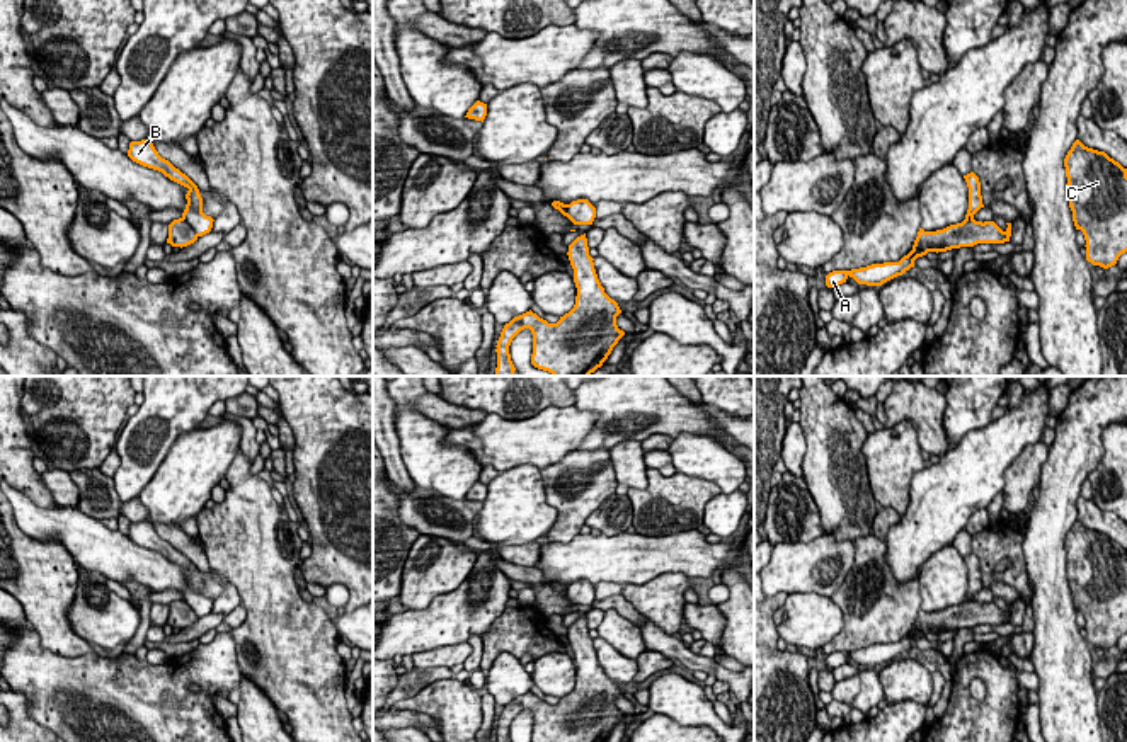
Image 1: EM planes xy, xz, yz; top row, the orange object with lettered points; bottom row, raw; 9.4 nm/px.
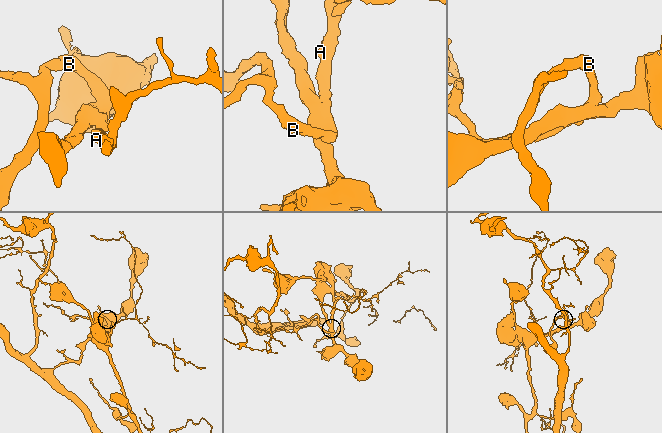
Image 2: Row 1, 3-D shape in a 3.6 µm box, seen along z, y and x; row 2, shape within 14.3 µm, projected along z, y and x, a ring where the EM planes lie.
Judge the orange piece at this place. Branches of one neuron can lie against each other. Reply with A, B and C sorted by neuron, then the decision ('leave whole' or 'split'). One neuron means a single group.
groups A B C; leave whole

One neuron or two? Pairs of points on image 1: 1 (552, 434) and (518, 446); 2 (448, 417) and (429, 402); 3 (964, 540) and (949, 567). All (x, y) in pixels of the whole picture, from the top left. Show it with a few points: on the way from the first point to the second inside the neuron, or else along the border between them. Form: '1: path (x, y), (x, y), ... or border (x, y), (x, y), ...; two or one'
1: path (543, 439), (526, 443); one
2: path (443, 412), (434, 407); one
3: border (952, 543), (962, 557); two

